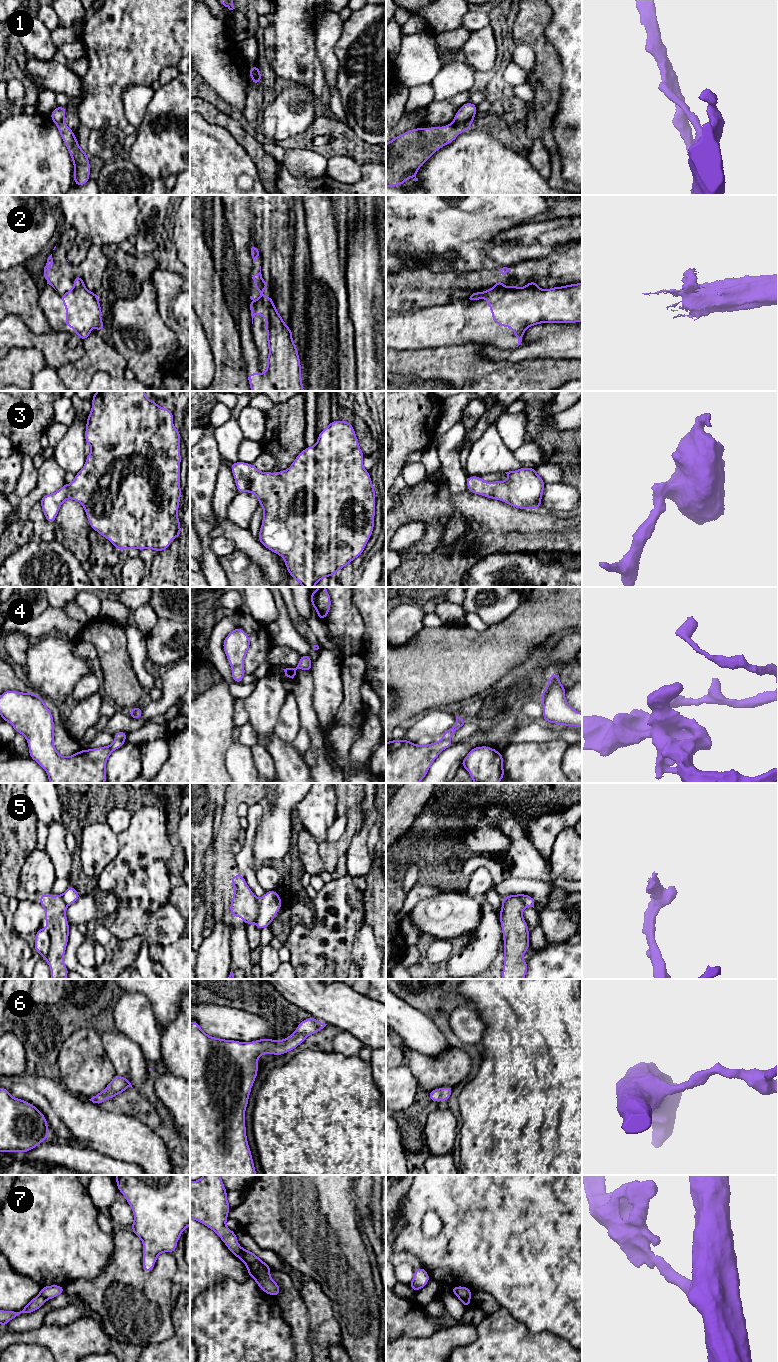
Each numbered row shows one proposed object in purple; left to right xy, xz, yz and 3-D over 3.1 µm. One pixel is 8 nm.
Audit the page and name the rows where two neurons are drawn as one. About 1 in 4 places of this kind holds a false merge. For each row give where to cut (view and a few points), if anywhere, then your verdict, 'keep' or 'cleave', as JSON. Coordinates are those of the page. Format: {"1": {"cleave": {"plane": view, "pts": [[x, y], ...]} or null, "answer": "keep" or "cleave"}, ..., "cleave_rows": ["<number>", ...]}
{"1": {"cleave": {"plane": "yz", "pts": [[471, 121], [453, 123]]}, "answer": "cleave"}, "2": {"cleave": {"plane": "xz", "pts": [[256, 300], [260, 300], [268, 310], [268, 323], [266, 325]]}, "answer": "cleave"}, "3": {"cleave": null, "answer": "keep"}, "4": {"cleave": null, "answer": "keep"}, "5": {"cleave": {"plane": "xy", "pts": [[47, 929], [50, 948], [44, 958]]}, "answer": "cleave"}, "6": {"cleave": null, "answer": "keep"}, "7": {"cleave": {"plane": "yz", "pts": [[457, 1295], [469, 1300]]}, "answer": "cleave"}, "cleave_rows": ["1", "2", "5", "7"]}

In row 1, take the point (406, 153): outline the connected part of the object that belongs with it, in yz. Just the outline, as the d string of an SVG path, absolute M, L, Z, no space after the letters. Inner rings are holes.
M464 122L460 124L450 123L442 127L429 127L421 128L417 127L415 130L408 130L403 134L394 137L390 142L386 143L386 187L394 187L408 183L407 178L414 178L413 181L418 181L416 177L417 171L421 166L439 149L443 146L452 143L460 133L469 131L471 129L472 122Z

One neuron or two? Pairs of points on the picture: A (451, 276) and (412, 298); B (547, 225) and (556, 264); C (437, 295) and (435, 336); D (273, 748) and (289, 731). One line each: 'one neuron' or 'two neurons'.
A: one neuron
B: one neuron
C: two neurons
D: two neurons

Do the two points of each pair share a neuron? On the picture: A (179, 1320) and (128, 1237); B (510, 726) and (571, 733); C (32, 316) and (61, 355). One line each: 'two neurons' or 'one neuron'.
A: two neurons
B: two neurons
C: two neurons

